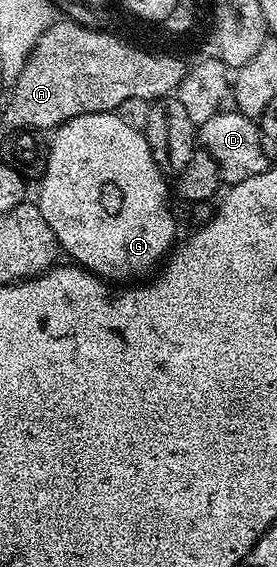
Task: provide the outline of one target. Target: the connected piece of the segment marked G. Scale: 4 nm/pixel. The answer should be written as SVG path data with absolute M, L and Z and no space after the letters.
M115 112L81 114L54 129L47 145L45 170L37 187L39 209L45 214L45 222L49 222L49 230L53 230L60 249L66 255L68 252L72 256L68 257L78 267L86 268L108 282L135 282L150 277L177 243L168 177L157 166L147 137Z

